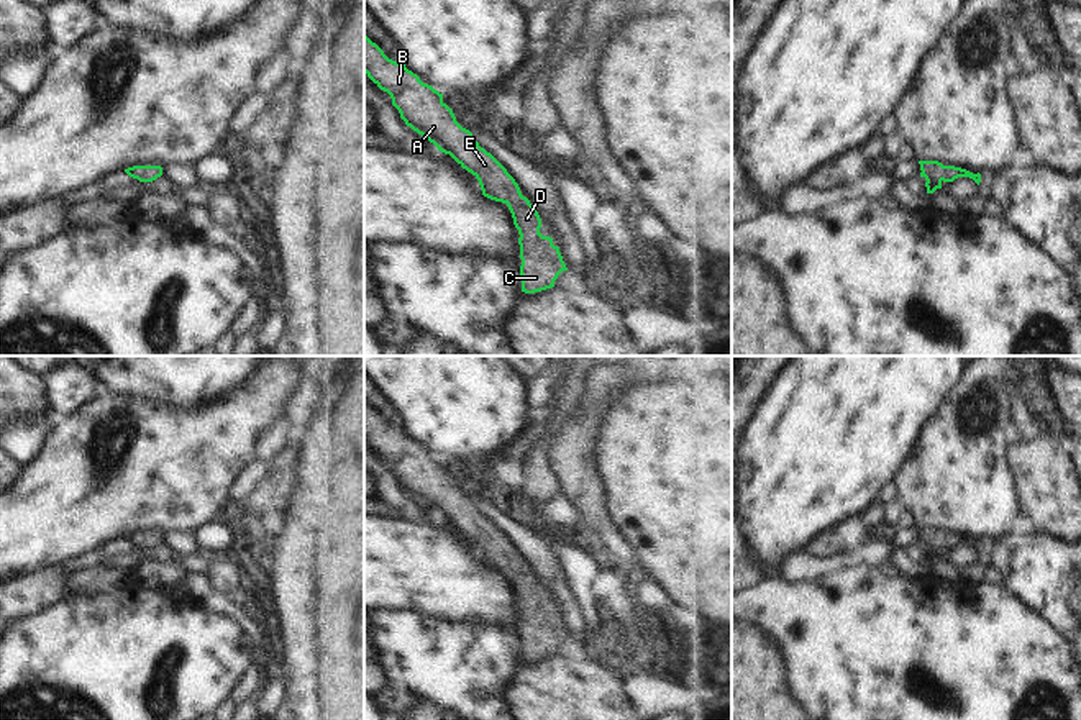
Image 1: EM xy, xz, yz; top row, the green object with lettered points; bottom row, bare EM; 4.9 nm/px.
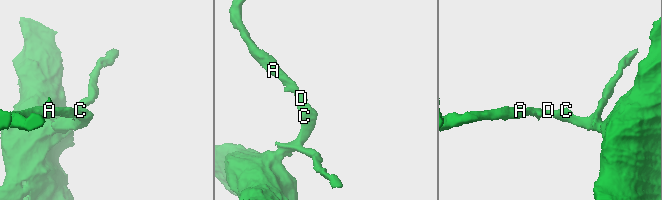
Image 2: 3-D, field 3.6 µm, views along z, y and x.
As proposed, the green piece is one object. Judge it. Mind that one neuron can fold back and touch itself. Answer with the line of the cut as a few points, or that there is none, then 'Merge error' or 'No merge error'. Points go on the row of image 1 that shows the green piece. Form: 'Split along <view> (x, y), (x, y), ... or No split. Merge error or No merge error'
No split. No merge error

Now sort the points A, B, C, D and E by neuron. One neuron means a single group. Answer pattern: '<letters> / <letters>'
A B C D E

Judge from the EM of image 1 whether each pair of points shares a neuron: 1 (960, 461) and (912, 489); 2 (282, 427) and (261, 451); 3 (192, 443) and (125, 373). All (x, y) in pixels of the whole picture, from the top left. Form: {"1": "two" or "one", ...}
{"1": "one", "2": "one", "3": "two"}

